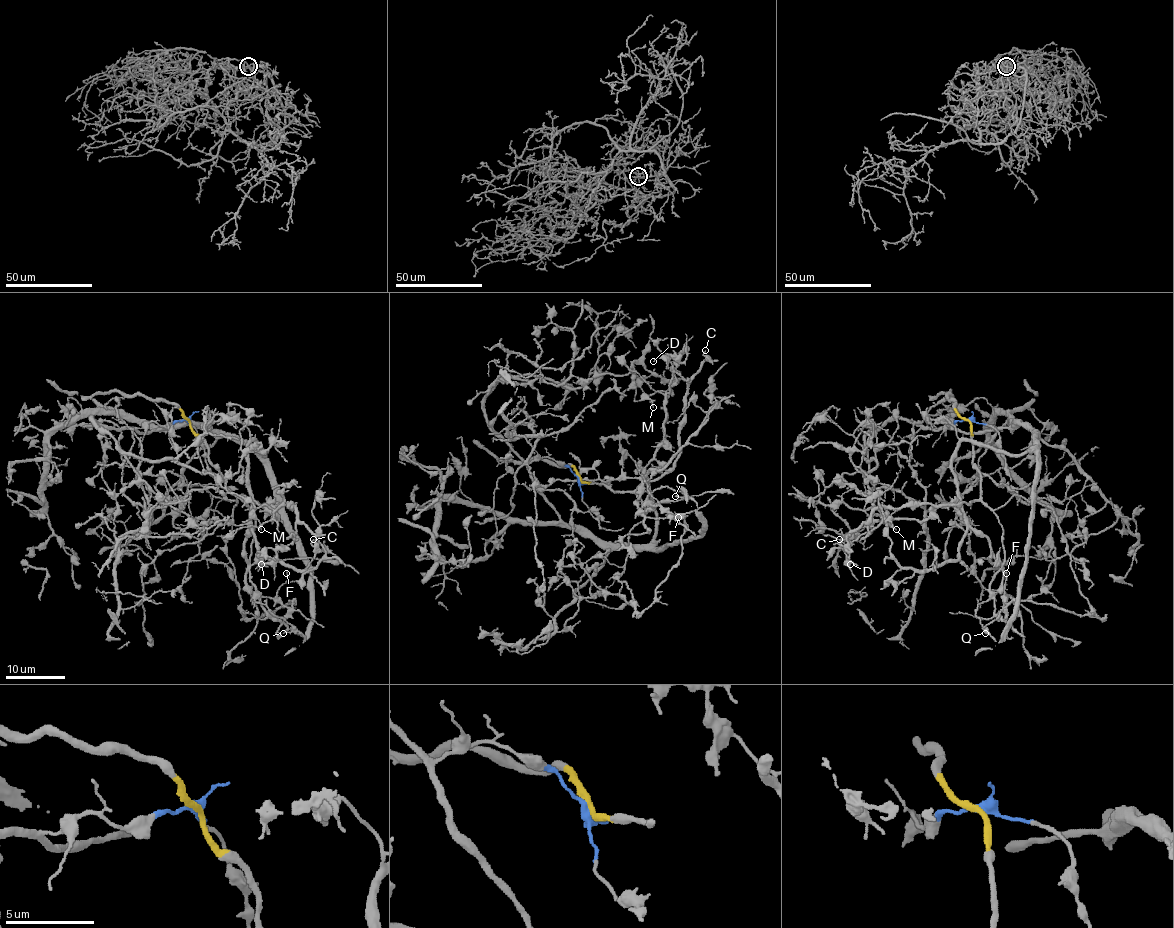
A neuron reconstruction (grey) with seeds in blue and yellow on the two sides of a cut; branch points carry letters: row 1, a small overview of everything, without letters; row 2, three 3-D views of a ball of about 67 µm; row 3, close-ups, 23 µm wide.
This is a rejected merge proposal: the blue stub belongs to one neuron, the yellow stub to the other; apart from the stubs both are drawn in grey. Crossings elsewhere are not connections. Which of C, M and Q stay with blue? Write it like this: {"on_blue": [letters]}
{"on_blue": ["M"]}

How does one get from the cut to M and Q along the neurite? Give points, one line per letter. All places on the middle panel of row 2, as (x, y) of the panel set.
M: (578, 479), (547, 457), (528, 466), (568, 524), (647, 544), (639, 463), (663, 442), (665, 391), (653, 408)
Q: (580, 479), (633, 492), (647, 509), (642, 515), (641, 506), (657, 488), (675, 489), (684, 497), (675, 495)

